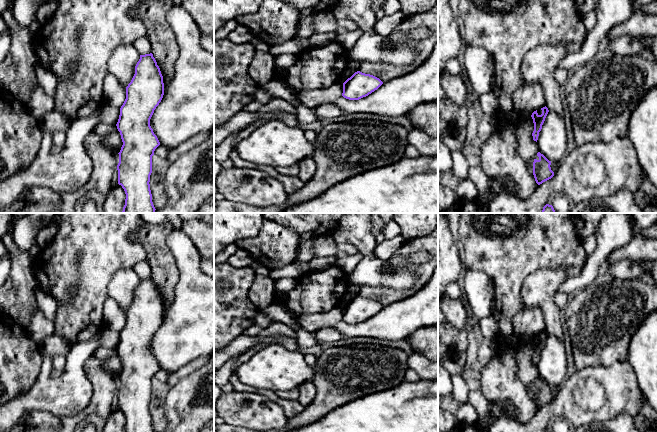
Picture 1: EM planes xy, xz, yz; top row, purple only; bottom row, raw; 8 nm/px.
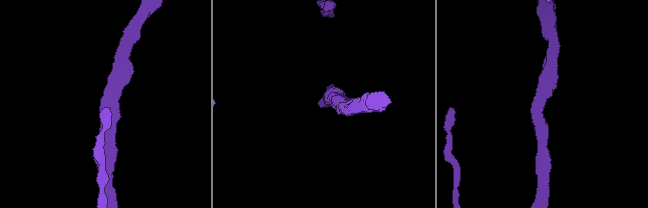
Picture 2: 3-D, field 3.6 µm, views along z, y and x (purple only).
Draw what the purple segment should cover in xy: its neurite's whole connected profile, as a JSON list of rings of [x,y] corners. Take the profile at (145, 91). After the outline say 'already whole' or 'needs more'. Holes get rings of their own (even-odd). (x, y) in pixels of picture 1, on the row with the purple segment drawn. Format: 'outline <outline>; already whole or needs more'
outline [[[153,54],[140,55],[135,66],[135,74],[126,87],[126,99],[120,108],[116,124],[123,142],[118,153],[117,165],[118,184],[122,186],[126,194],[122,213],[155,213],[149,182],[152,173],[152,156],[160,142],[150,126],[150,119],[163,95],[163,76]]]; already whole

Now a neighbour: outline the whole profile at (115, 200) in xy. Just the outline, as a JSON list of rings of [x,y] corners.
[[[118,183],[106,196],[104,202],[104,213],[122,213],[125,205],[126,194],[124,189]]]

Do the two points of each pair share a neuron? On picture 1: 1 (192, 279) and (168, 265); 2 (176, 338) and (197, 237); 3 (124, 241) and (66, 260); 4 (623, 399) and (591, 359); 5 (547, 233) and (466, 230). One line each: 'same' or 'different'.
1: different
2: different
3: same
4: different
5: same

